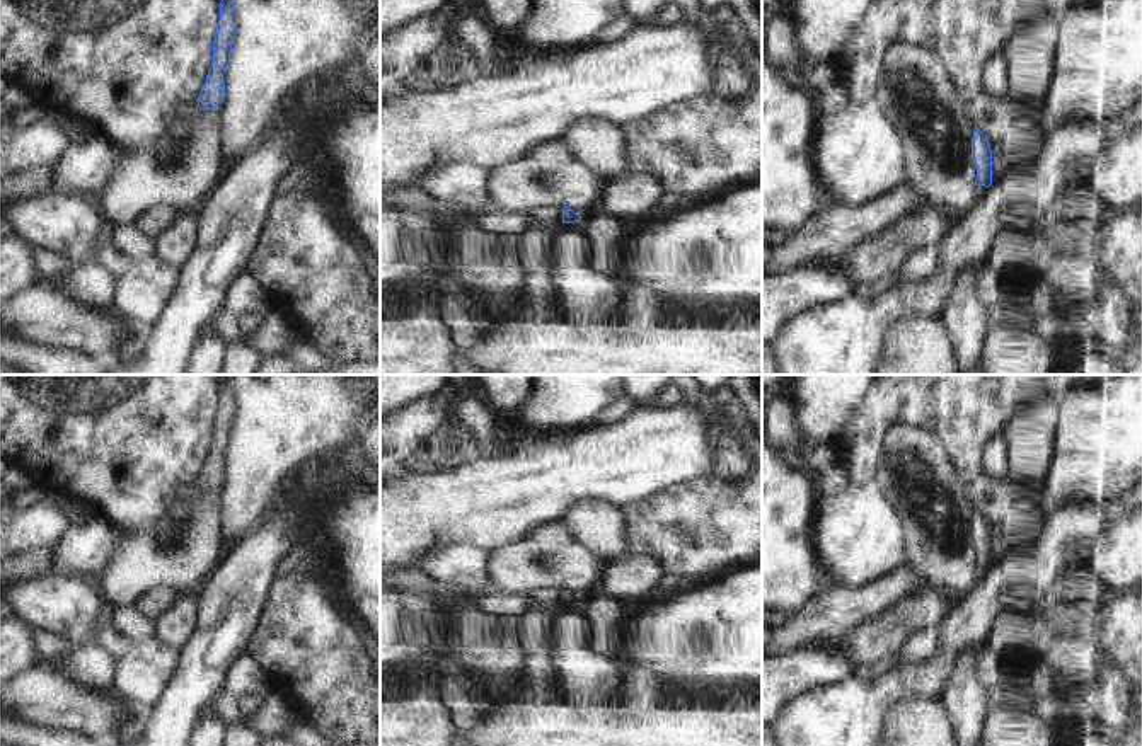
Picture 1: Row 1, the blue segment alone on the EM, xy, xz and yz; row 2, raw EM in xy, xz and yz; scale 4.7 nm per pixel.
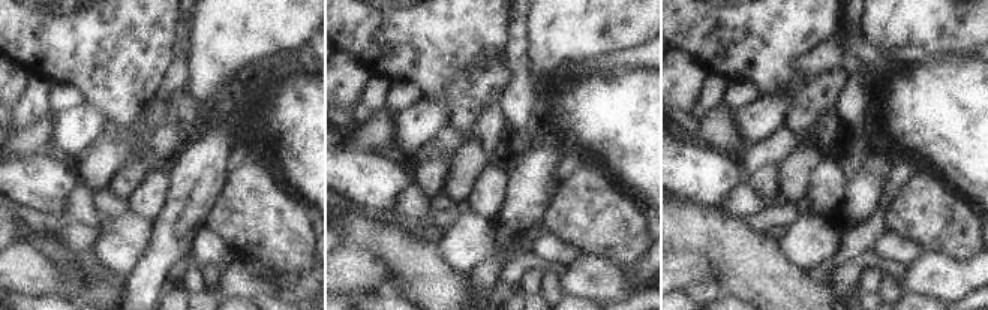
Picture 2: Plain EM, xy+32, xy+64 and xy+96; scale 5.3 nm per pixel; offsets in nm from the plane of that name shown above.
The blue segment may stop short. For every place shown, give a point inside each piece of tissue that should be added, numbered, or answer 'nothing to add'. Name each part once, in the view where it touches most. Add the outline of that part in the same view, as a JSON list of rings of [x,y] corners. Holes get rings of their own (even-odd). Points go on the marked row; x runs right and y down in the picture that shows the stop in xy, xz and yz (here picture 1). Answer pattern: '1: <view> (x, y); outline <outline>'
1: xz (547, 215); outline [[[542,206],[532,213],[530,228],[561,225],[562,213],[562,206]]]

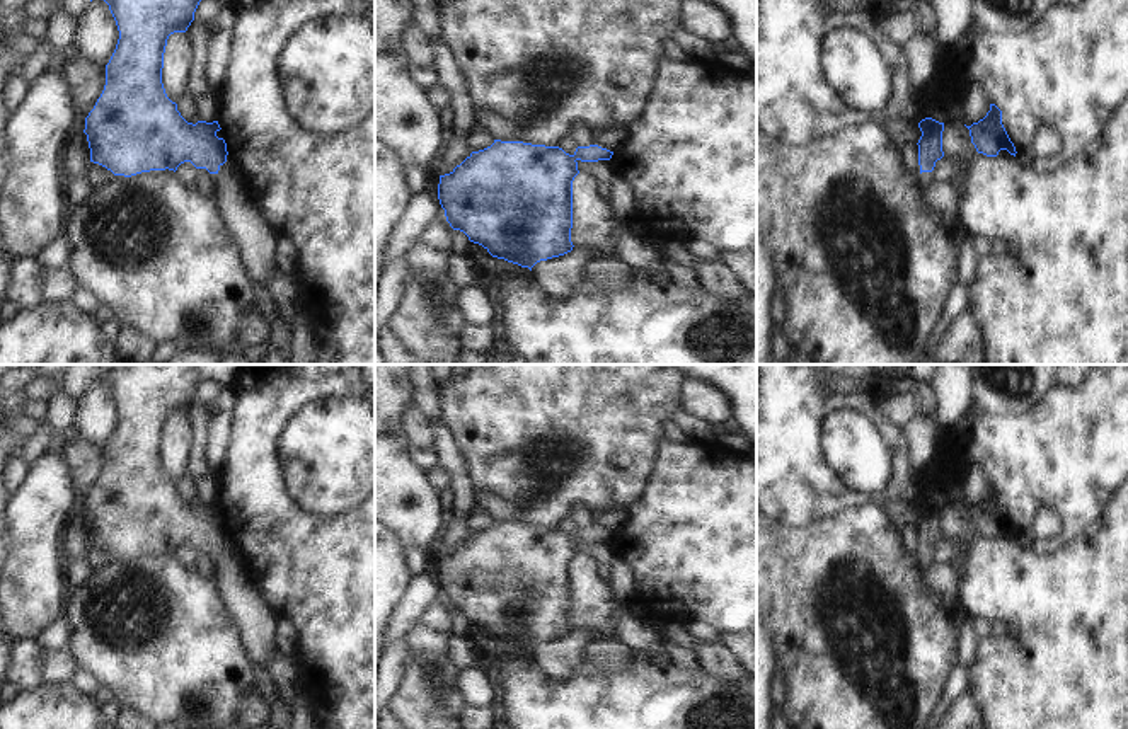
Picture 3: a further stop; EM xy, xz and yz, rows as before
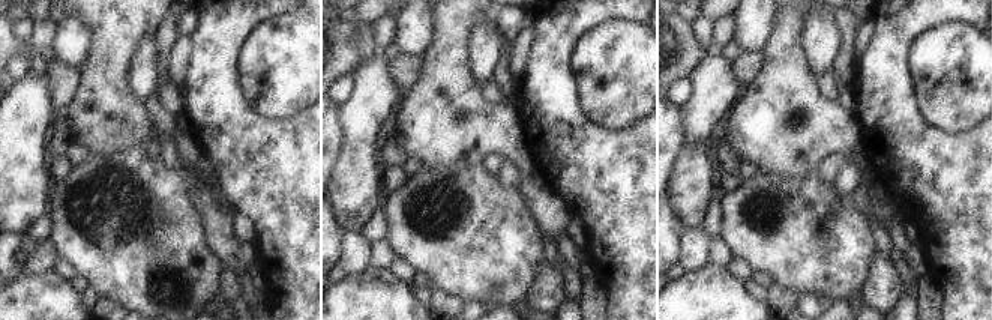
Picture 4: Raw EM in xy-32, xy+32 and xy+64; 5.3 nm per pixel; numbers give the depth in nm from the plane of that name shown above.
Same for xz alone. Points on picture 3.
nothing to add

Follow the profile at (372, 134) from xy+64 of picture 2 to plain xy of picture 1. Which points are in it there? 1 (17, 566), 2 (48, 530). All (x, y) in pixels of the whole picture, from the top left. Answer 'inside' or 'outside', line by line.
1: inside
2: outside

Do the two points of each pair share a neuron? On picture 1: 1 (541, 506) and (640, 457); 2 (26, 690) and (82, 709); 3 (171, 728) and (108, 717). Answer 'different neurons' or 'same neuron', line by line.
1: same neuron
2: same neuron
3: different neurons

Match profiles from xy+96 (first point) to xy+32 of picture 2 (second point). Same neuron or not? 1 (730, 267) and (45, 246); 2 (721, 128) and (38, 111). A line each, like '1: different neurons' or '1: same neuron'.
1: same neuron
2: different neurons

